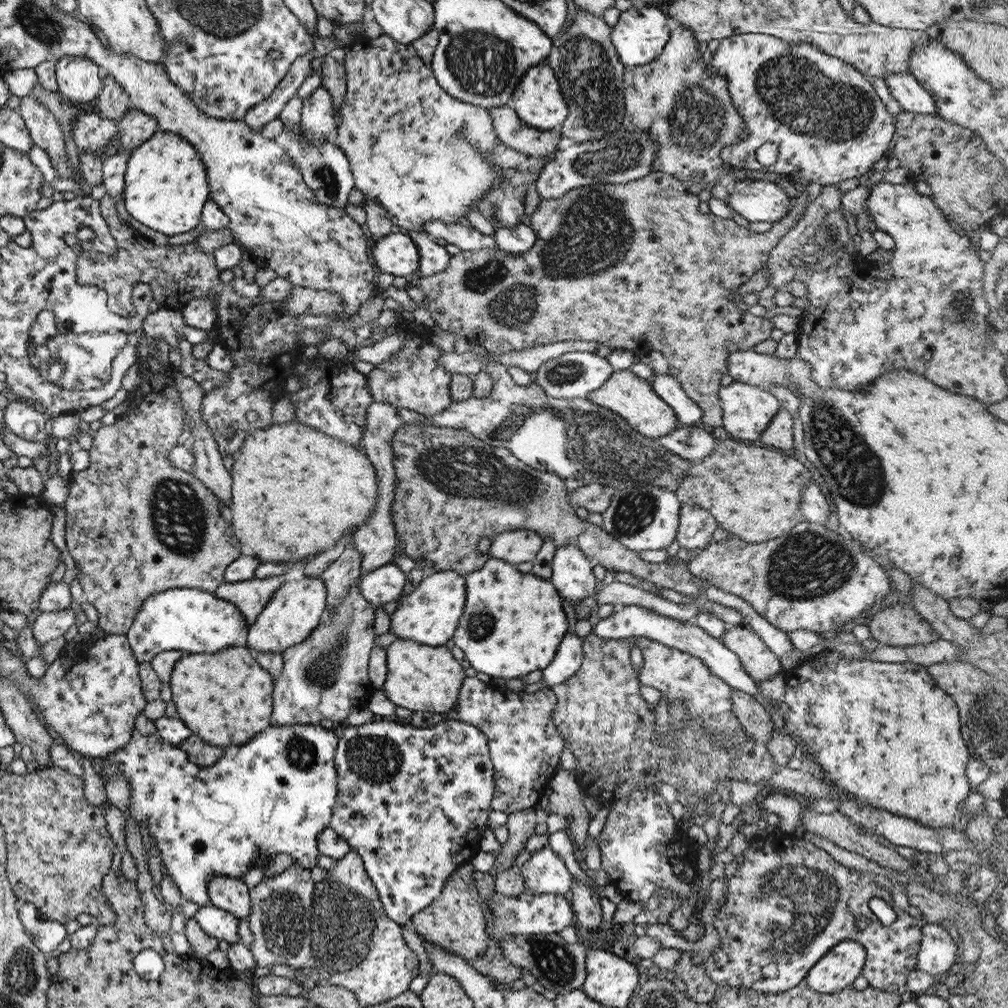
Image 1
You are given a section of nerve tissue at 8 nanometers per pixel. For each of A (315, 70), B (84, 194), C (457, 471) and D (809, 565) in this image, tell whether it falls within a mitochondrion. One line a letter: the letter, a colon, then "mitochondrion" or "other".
A: other
B: other
C: mitochondrion
D: mitochondrion

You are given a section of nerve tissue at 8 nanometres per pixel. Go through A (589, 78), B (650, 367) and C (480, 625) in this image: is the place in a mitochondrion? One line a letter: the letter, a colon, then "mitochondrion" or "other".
A: mitochondrion
B: other
C: mitochondrion

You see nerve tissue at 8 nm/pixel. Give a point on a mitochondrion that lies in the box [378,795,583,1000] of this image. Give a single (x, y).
(558, 965)

